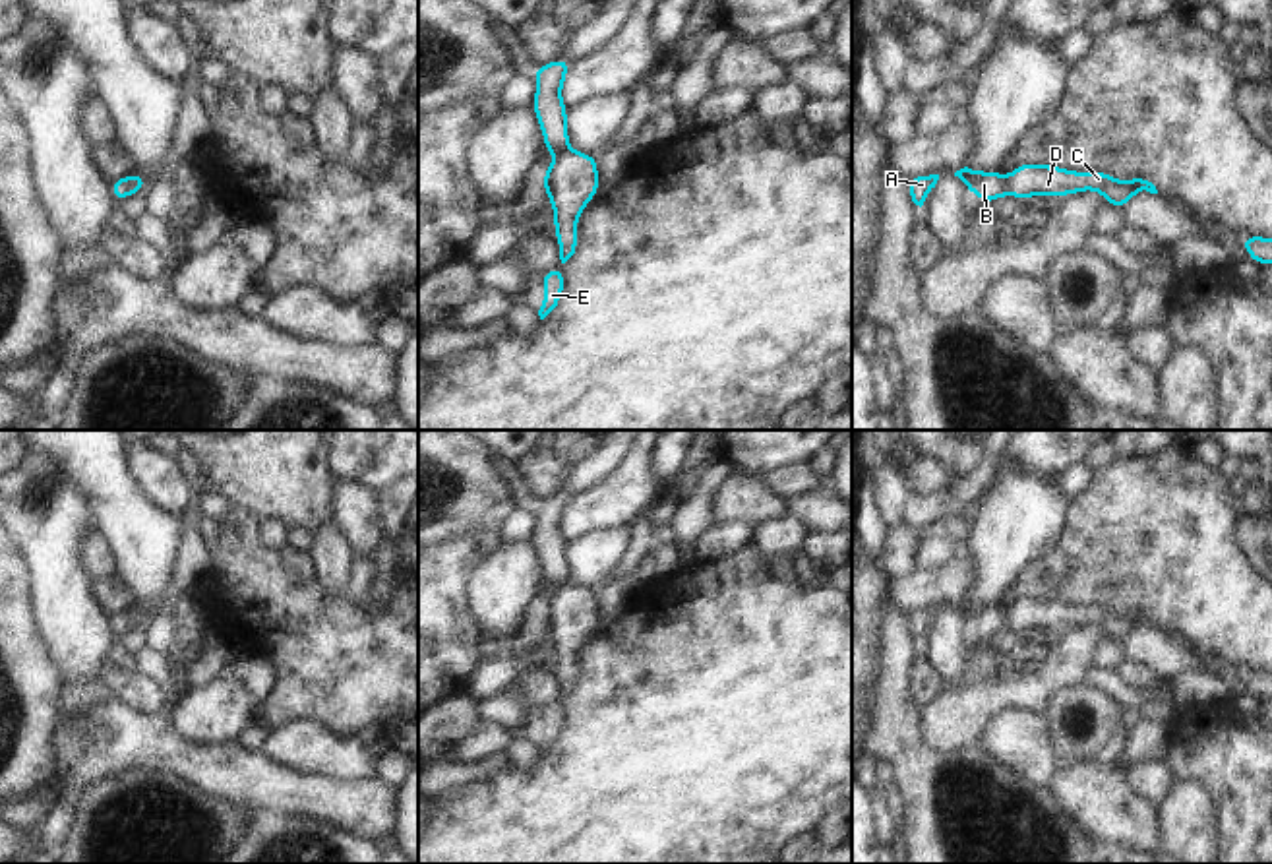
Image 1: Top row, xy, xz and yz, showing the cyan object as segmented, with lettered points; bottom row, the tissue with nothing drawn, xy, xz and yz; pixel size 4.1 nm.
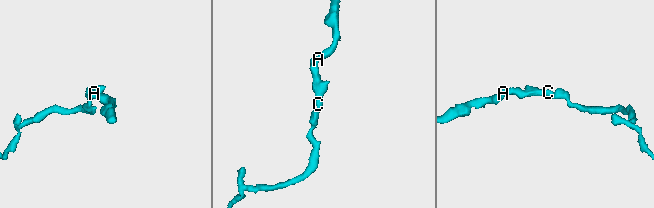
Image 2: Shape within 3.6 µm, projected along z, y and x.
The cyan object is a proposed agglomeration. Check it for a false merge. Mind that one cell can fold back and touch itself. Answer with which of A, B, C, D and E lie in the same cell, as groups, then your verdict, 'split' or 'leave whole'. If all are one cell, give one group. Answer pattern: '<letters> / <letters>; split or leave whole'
A B / C D E; split

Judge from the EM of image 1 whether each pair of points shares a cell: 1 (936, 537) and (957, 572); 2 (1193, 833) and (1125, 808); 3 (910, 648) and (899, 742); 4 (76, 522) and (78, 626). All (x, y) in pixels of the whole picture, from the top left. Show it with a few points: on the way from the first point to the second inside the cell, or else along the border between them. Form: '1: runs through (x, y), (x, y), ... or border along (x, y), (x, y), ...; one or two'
1: border along (959, 547), (943, 566), (918, 570); two
2: border along (1158, 808), (1166, 843); two
3: runs through (897, 671), (897, 719); one
4: runs through (72, 547), (72, 601); one

